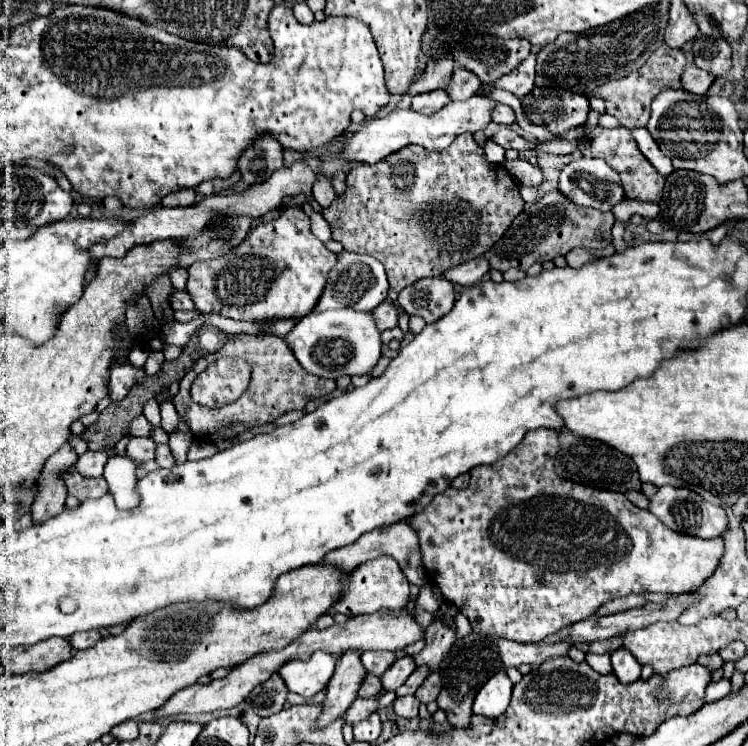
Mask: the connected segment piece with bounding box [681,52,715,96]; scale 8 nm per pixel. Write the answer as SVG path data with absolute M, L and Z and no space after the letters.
M687 52L686 56L687 65L681 76L681 86L683 86L687 92L691 92L691 94L699 94L699 96L701 96L701 94L707 94L707 90L709 90L709 86L713 84L715 76L699 69L694 64L692 52Z

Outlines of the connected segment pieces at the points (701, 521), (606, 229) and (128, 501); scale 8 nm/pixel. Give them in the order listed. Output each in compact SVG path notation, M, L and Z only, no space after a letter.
M673 486L659 488L657 494L649 500L647 510L651 514L655 514L667 528L677 530L679 534L689 534L689 536L697 536L697 538L715 538L715 536L723 536L723 532L727 528L725 510L721 506L709 504L699 494L695 494L693 490L687 490L687 488L673 488Z
M559 190L549 192L527 206L523 214L519 214L513 224L509 226L507 234L489 250L485 252L485 260L489 262L491 270L507 272L509 268L527 270L535 262L549 262L557 256L565 256L573 248L605 248L611 244L611 226L615 218L611 212L601 212L585 206L573 204L565 198Z
M113 454L109 462L105 464L105 480L109 484L109 492L115 498L115 504L119 510L129 510L135 508L139 502L137 490L135 490L135 476L137 462L133 462L127 456L117 456Z

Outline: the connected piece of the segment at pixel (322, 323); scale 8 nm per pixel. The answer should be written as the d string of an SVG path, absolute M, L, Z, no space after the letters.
M353 308L311 312L301 318L295 328L285 336L299 364L315 376L337 378L343 374L371 374L381 358L381 332L373 324L373 312L357 312Z

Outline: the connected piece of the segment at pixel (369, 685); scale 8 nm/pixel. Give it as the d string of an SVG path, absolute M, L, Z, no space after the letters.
M367 674L361 688L359 688L359 692L357 692L357 696L359 698L377 698L379 694L381 694L381 680L377 676Z

